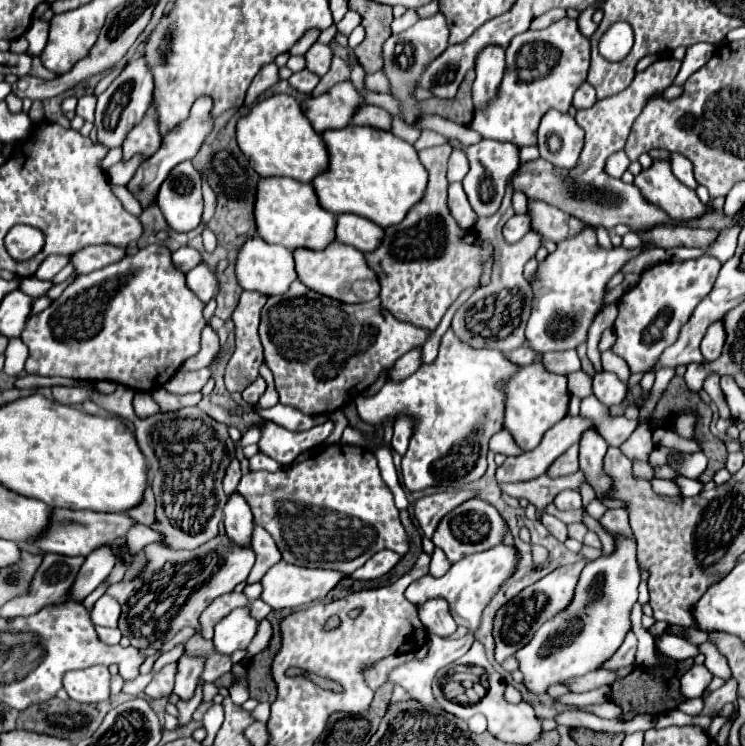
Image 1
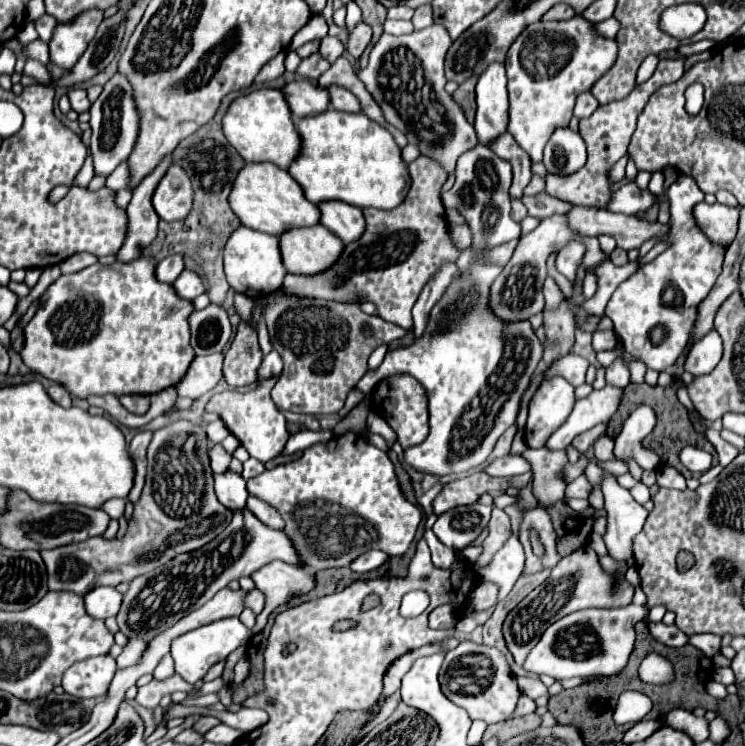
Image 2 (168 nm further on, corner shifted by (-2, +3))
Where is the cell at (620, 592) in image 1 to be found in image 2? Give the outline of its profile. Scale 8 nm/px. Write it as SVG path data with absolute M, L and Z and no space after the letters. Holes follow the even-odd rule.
M604 474L602 492L606 500L604 508L608 512L608 532L604 542L612 558L626 562L626 558L634 554L632 540L642 530L648 510L640 506L626 488L618 486L612 474Z

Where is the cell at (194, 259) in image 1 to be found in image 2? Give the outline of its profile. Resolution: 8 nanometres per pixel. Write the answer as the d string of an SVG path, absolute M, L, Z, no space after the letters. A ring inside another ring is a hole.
M174 254L174 256L168 256L162 262L158 262L158 266L156 266L156 278L160 282L172 284L180 276L182 270L184 270L184 260L182 260L182 256Z

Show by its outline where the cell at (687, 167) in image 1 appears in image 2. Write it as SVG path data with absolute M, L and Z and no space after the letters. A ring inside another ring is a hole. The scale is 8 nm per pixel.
M680 174L680 178L666 190L666 198L670 200L670 228L666 236L662 238L668 242L668 248L658 254L652 262L636 270L628 280L624 280L616 292L612 294L608 306L606 306L606 316L614 322L614 332L620 336L622 346L638 356L648 368L662 372L666 366L674 364L676 358L682 354L684 346L688 344L690 330L696 322L696 308L706 298L706 294L712 290L716 278L722 272L722 262L724 262L724 248L720 244L714 244L696 224L694 220L694 206L704 200L704 192L698 188L694 178Z

